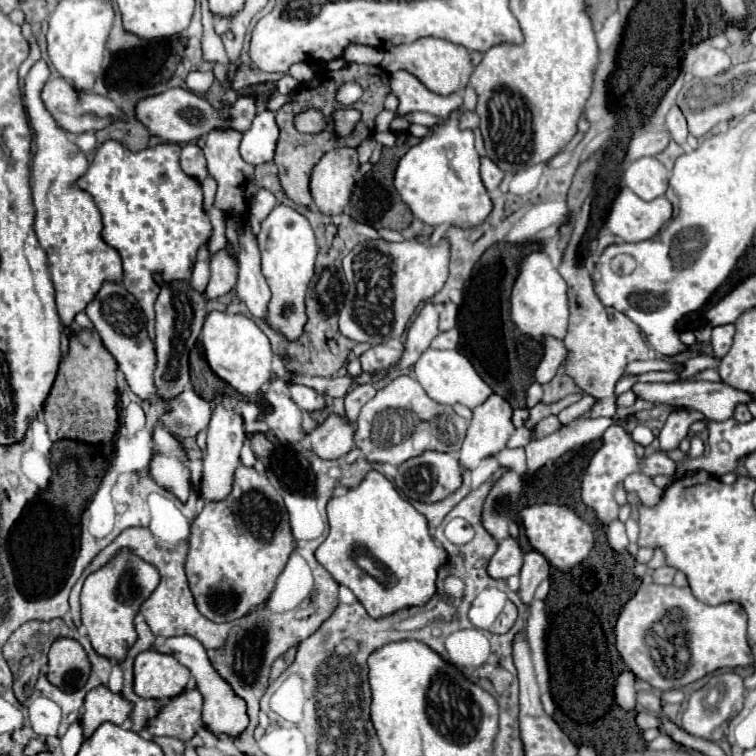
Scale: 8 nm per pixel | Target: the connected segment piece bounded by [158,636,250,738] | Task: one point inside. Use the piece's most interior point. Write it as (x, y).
(224, 712)

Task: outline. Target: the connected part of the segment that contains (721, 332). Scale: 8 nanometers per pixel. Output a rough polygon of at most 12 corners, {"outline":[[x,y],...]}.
{"outline":[[734,324],[712,330],[712,352],[722,356],[732,348]]}

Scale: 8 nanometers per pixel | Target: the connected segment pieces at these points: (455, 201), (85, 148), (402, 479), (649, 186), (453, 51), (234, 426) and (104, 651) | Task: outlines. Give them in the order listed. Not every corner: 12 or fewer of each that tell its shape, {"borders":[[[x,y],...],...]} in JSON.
{"borders":[[[458,112],[398,162],[414,218],[476,228],[494,204]],[[94,132],[76,134],[76,144],[84,154],[96,148]],[[424,452],[398,466],[408,500],[438,502],[462,486],[454,454]],[[656,158],[626,166],[622,182],[642,200],[668,190],[670,172]],[[440,38],[394,46],[384,70],[406,70],[448,96],[474,70],[464,46]],[[230,398],[206,432],[200,488],[206,502],[232,492],[246,438]],[[126,550],[86,578],[82,624],[100,656],[122,662],[134,616],[160,582]]]}

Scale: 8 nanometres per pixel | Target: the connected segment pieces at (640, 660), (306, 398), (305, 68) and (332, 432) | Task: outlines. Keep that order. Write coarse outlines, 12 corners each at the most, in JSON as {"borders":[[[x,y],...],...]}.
{"borders":[[[642,584],[616,648],[662,692],[754,664],[738,602]],[[288,386],[300,410],[326,408],[324,398],[306,386]],[[296,64],[288,74],[300,84],[316,76],[312,64]],[[330,416],[310,434],[312,450],[336,460],[354,448],[354,426]]]}

